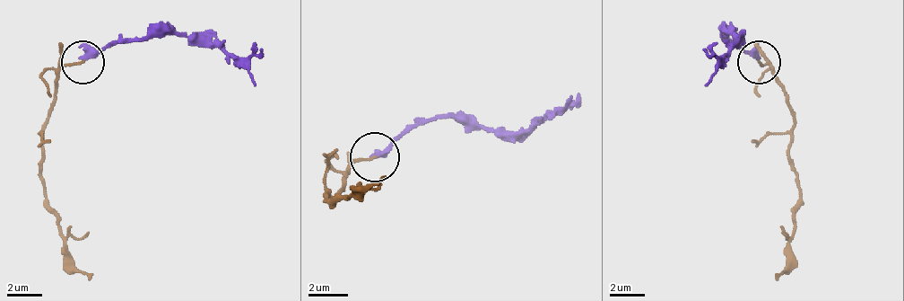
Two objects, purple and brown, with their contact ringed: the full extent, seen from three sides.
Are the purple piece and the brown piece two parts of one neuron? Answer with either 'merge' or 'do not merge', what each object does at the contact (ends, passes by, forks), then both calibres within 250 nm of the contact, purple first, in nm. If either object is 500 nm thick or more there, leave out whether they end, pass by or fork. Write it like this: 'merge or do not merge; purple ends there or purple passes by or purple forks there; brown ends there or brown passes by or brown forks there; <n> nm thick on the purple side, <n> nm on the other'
do not merge; purple ends there; brown ends there; 320 nm thick on the purple side, 120 nm on the other

